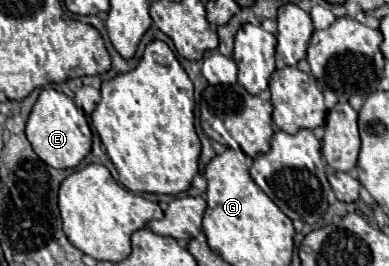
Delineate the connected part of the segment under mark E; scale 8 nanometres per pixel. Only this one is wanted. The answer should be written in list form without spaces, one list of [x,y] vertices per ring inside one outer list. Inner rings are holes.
[[[44,88],[32,106],[32,112],[26,122],[26,136],[34,148],[34,152],[52,168],[76,168],[90,152],[92,132],[88,120],[80,108],[68,98],[64,92],[54,88]]]

